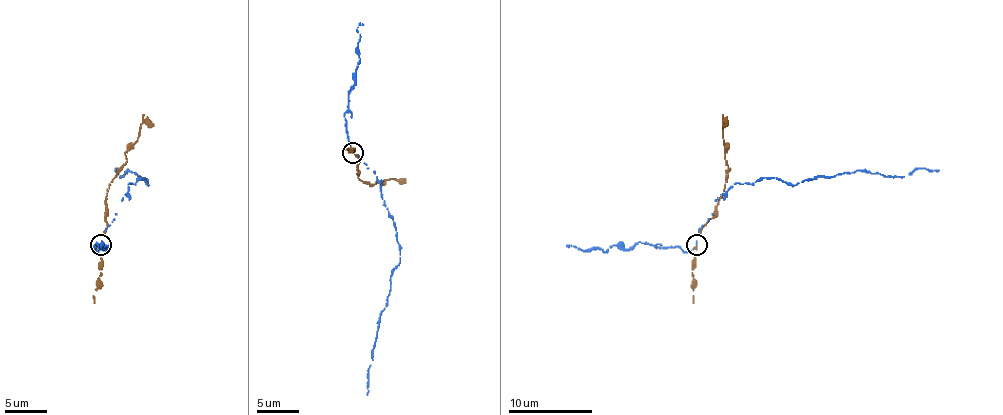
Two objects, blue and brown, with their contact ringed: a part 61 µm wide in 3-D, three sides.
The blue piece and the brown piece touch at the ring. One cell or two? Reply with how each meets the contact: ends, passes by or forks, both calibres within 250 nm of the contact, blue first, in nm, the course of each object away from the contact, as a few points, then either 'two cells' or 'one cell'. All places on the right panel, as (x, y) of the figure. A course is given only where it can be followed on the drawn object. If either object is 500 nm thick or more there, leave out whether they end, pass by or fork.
blue ends | brown passes by | 160/120 nm | blue via (697, 245), (720, 195), (737, 182), (796, 184), (857, 170), (893, 176), (939, 170) | brown via (697, 245), (699, 231), (714, 216), (726, 182), (722, 125) | two cells

